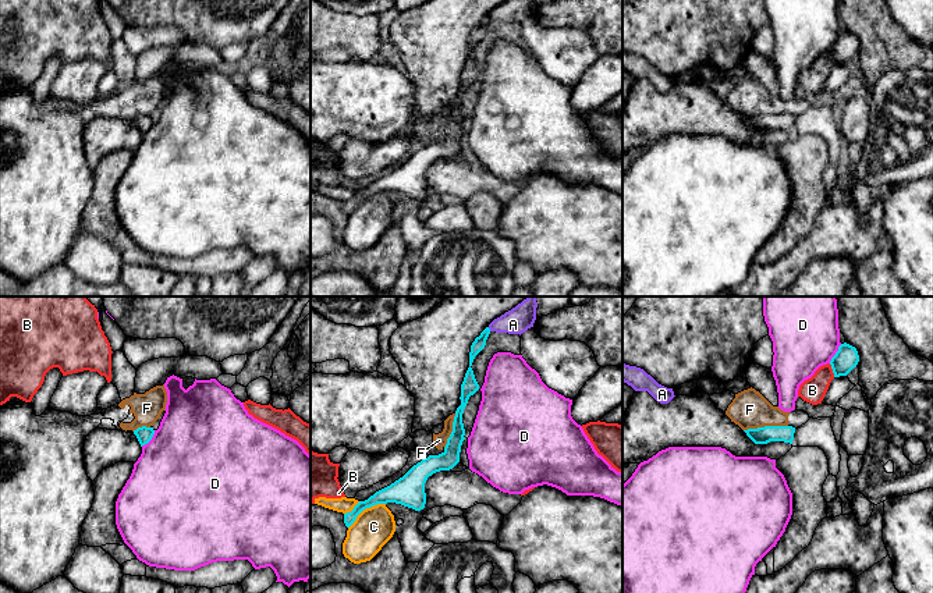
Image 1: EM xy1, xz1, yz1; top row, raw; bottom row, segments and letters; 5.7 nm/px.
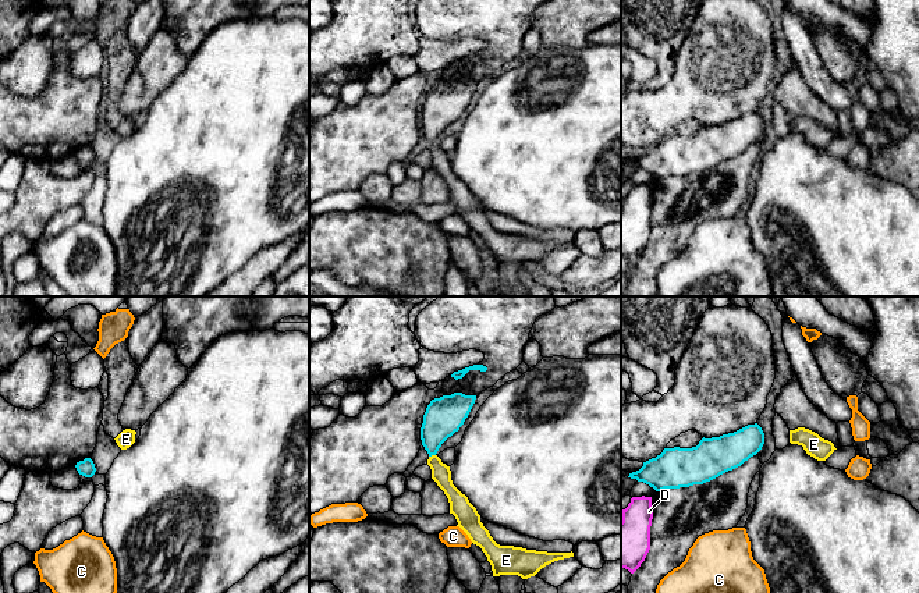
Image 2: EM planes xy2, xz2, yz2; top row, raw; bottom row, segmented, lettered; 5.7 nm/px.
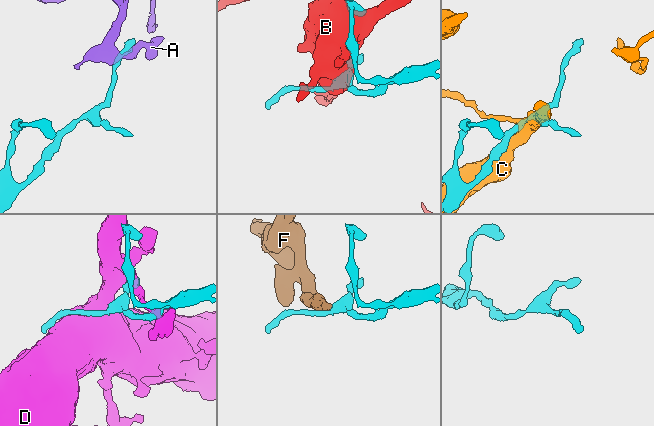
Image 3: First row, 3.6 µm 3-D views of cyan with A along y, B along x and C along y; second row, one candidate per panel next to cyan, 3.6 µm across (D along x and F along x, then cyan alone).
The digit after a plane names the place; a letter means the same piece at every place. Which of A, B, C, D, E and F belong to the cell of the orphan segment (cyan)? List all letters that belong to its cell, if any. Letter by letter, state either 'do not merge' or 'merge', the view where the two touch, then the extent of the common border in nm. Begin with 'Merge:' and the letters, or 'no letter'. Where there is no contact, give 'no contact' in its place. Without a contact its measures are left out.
Merge: E
A: do not merge; contact in xz1; length 30 nm
B: do not merge; contact in yz1; length 90 nm
C: do not merge; contact in xz1; length 260 nm
D: do not merge; contact in xy1; length 130 nm
E: merge; contact in xz2; length 40 nm
F: do not merge; contact in yz1; length 260 nm

